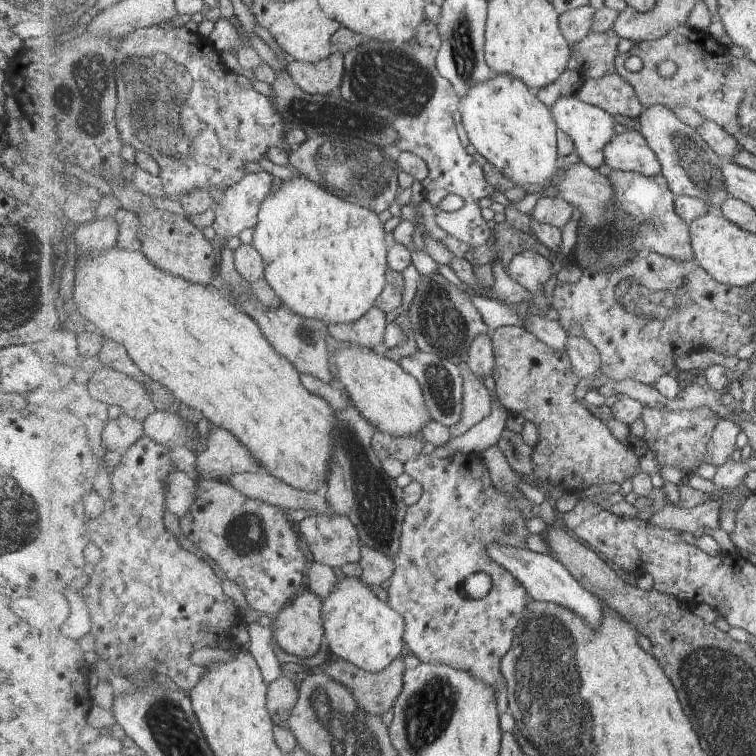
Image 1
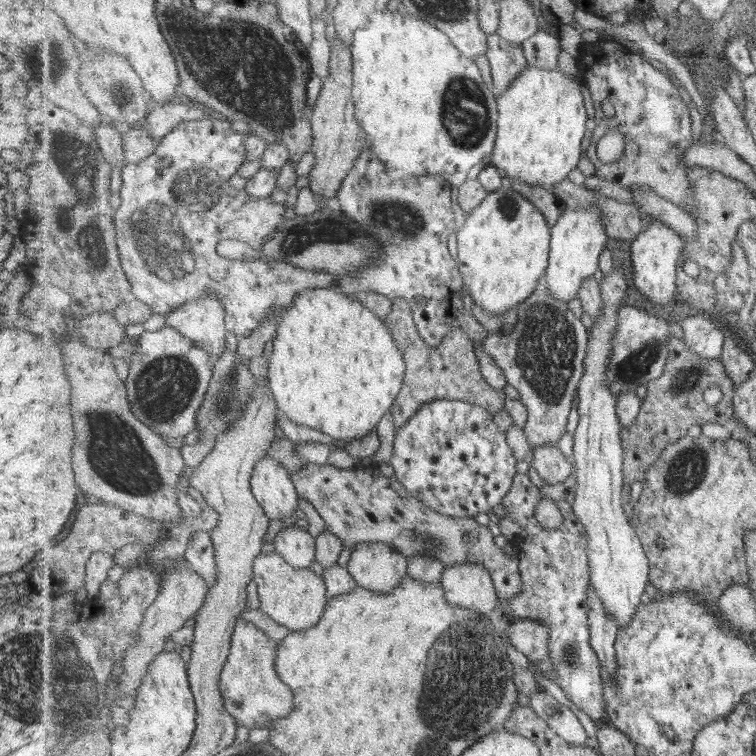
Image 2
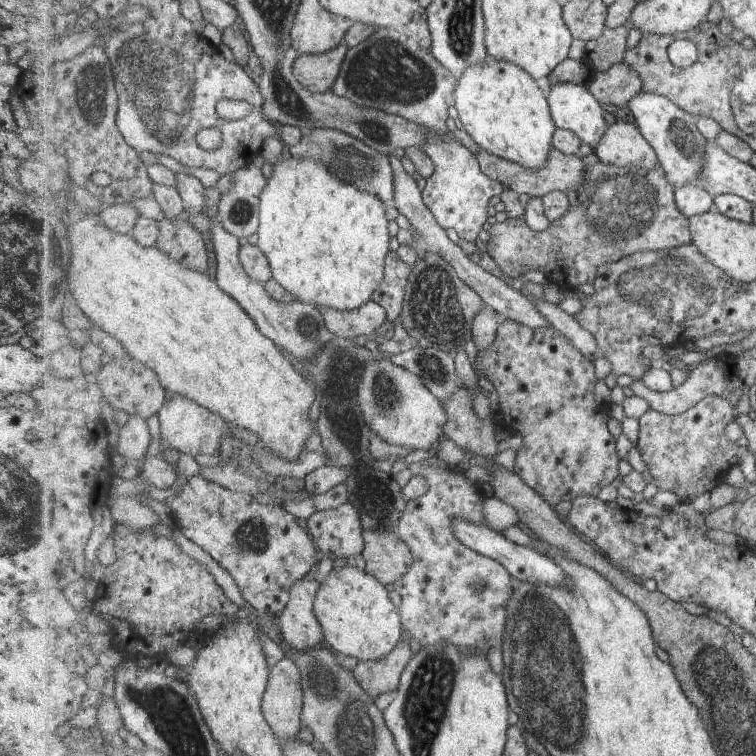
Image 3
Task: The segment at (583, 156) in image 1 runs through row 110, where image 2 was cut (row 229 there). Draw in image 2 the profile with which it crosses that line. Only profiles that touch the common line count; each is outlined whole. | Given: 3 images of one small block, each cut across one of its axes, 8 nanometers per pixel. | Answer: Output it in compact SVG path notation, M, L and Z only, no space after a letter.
M600 206L591 209L564 208L564 214L552 228L550 263L545 274L554 299L567 303L573 298L580 298L582 282L597 272L601 250L610 245L609 238Z

